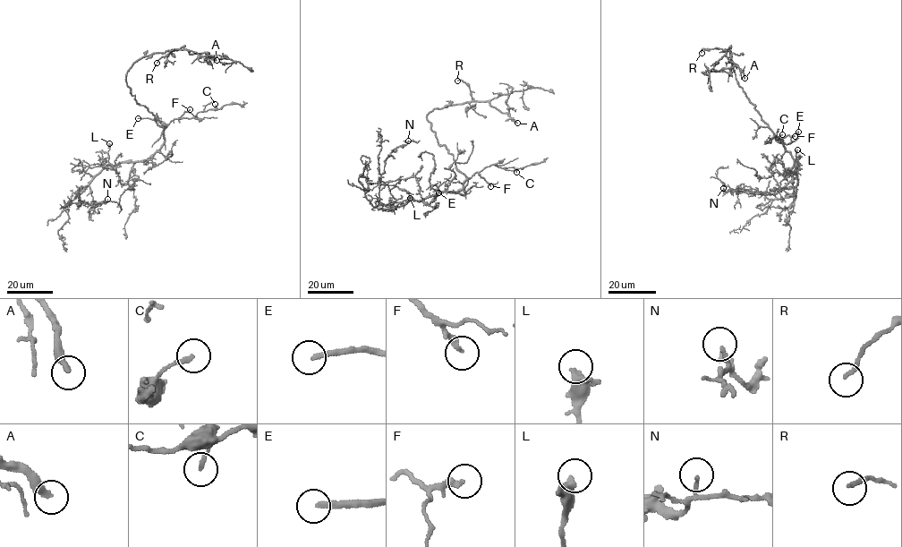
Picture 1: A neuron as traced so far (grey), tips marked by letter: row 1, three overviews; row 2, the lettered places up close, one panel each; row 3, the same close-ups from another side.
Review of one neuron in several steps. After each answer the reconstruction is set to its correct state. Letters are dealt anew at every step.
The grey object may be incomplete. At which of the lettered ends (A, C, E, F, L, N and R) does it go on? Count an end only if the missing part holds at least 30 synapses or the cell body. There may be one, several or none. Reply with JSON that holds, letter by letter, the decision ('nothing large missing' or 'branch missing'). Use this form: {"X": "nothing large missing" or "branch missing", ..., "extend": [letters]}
{"A": "branch missing", "C": "nothing large missing", "E": "branch missing", "F": "branch missing", "L": "nothing large missing", "N": "nothing large missing", "R": "nothing large missing", "extend": ["A", "E", "F"]}

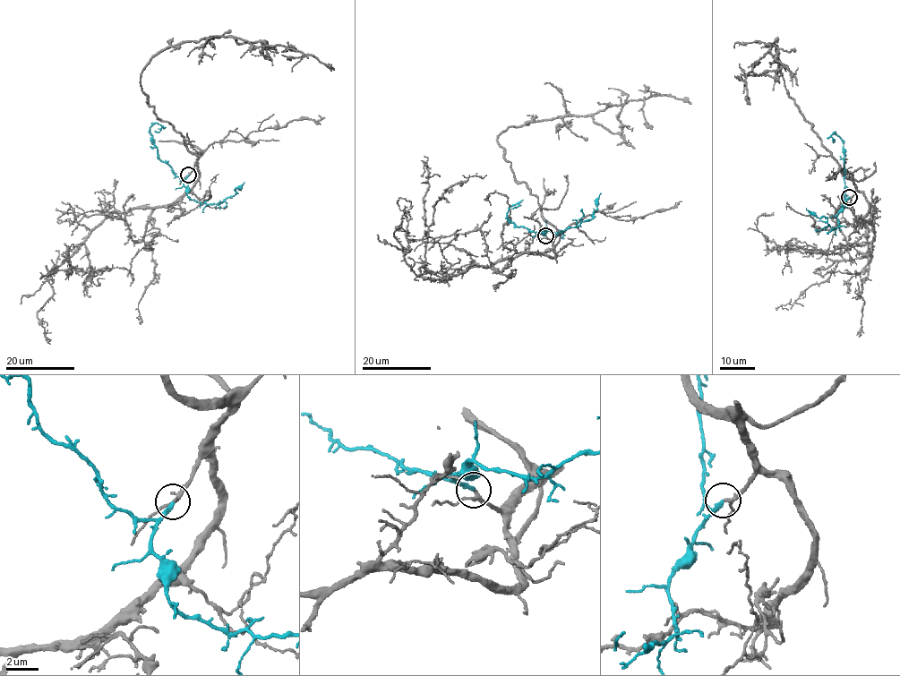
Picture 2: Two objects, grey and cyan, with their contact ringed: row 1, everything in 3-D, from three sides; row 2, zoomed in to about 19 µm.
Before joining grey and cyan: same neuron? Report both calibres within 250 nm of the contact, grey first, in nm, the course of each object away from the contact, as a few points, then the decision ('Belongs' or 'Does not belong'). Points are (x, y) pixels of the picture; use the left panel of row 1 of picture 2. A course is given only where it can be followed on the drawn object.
Thickness 190 nm (grey) against 260 nm. Course of grey: (188, 175), (201, 153), (148, 103), (141, 84), (150, 60), (184, 42), (233, 36), (284, 45), (334, 70). Course of cyan: (188, 175), (184, 184), (188, 197), (201, 203), (218, 203), (235, 194), (235, 190), (240, 189), (244, 182). Belongs

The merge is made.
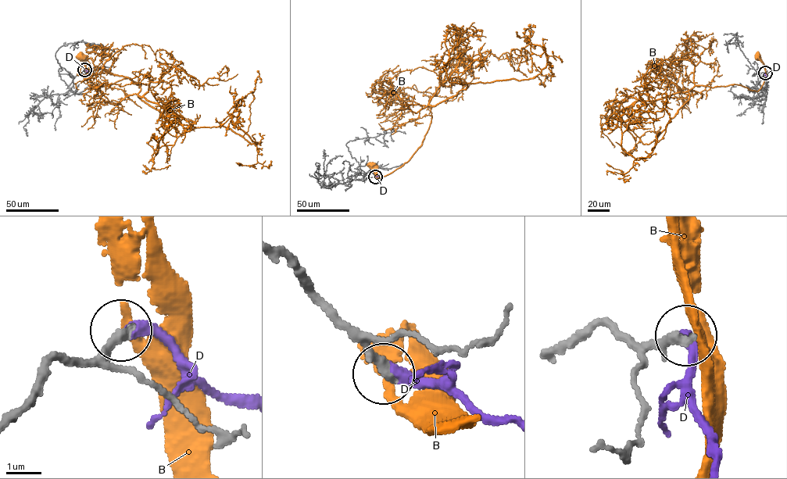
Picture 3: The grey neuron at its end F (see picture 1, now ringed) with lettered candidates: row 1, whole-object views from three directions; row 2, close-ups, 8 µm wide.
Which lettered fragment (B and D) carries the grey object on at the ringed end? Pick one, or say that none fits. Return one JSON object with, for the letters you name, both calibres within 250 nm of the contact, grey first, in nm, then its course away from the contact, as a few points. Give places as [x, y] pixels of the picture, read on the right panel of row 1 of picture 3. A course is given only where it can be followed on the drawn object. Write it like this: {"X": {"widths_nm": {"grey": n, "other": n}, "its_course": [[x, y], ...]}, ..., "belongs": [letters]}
{"D": {"widths_nm": {"grey": 300, "other": 400}}, "belongs": ["D"]}

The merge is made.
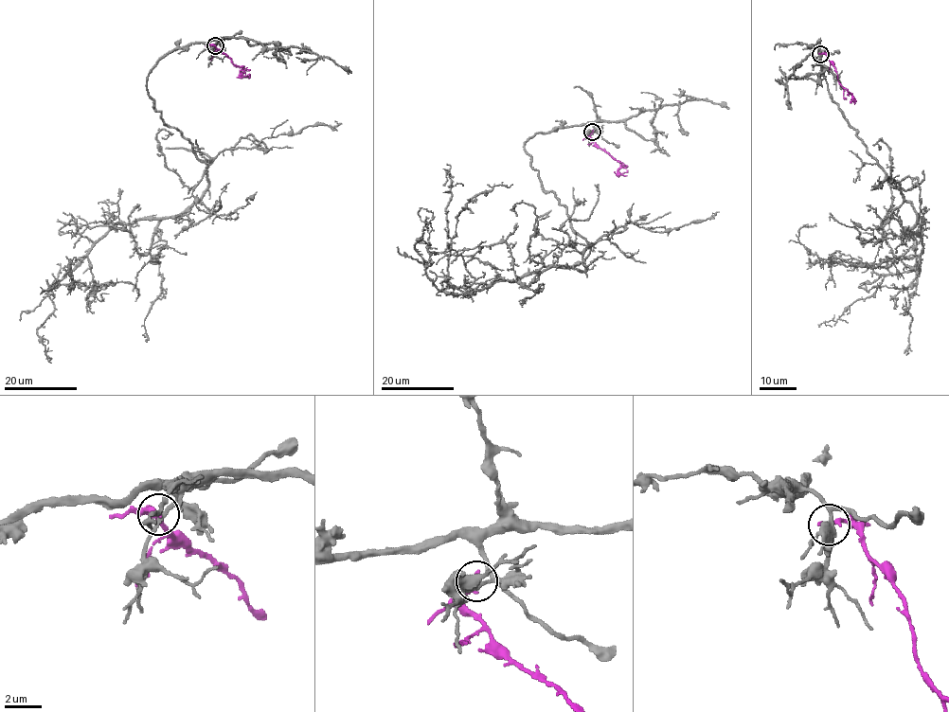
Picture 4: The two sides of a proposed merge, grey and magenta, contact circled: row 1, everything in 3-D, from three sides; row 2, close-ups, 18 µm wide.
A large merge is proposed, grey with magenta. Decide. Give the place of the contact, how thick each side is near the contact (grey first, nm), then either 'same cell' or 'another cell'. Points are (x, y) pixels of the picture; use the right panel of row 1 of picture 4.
place (820, 54); calibres 200 and 280 nm; another cell

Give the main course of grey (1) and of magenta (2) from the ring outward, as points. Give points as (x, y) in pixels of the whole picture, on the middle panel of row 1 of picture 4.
1: (593, 132), (525, 147), (587, 244), (585, 272), (452, 285), (447, 170), (443, 185)
2: (592, 132), (590, 136), (597, 144), (620, 163), (618, 172), (623, 174), (627, 170)

